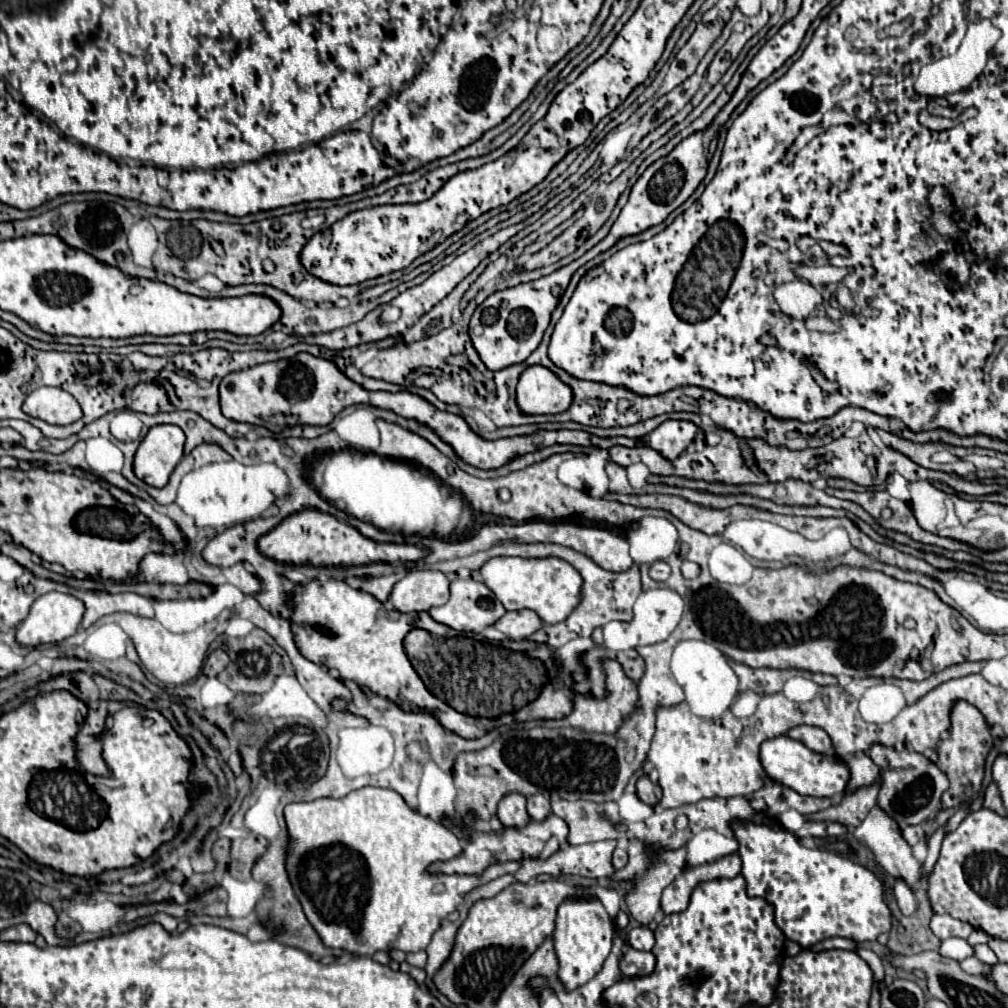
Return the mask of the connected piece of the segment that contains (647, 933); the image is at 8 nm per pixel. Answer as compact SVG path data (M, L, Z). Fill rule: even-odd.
M638 926L638 928L632 928L626 936L628 944L636 950L646 950L650 952L652 946L654 946L654 932L648 928L648 926Z

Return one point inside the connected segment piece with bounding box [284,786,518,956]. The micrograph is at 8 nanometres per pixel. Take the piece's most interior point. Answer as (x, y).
(360, 865)

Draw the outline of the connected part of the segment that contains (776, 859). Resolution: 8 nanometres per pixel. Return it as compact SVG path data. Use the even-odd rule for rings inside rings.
M738 824L734 834L740 842L738 854L742 856L742 876L746 880L748 894L772 902L776 924L788 940L798 942L802 948L810 948L834 936L850 938L854 942L868 942L892 930L892 914L884 900L884 886L868 868L830 850L810 850L802 846L792 832L772 824Z

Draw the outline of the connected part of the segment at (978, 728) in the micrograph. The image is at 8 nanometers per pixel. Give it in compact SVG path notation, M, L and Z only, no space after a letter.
M960 700L952 708L952 726L950 726L950 740L942 740L938 744L938 768L948 776L950 788L944 792L942 802L946 808L954 808L964 800L974 798L982 788L984 778L984 762L988 752L994 748L994 738L990 734L990 726L986 724L982 712L972 704Z

